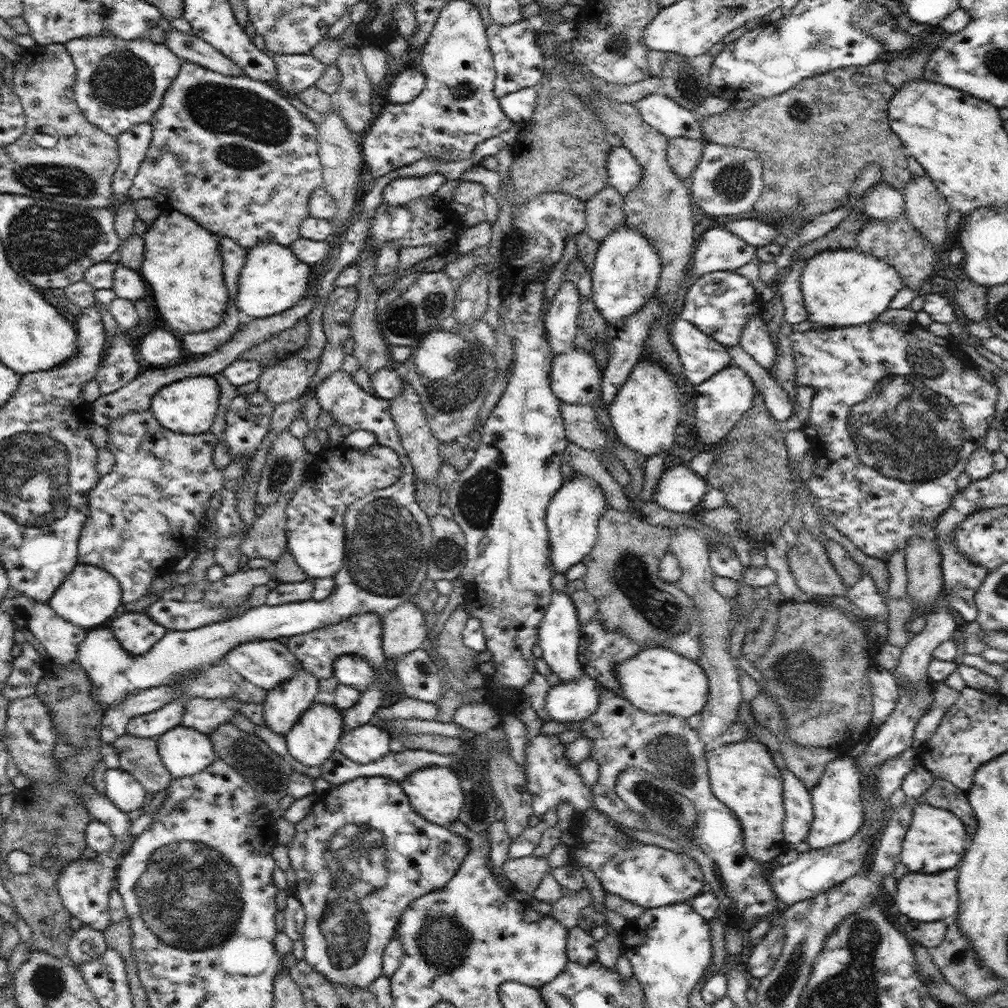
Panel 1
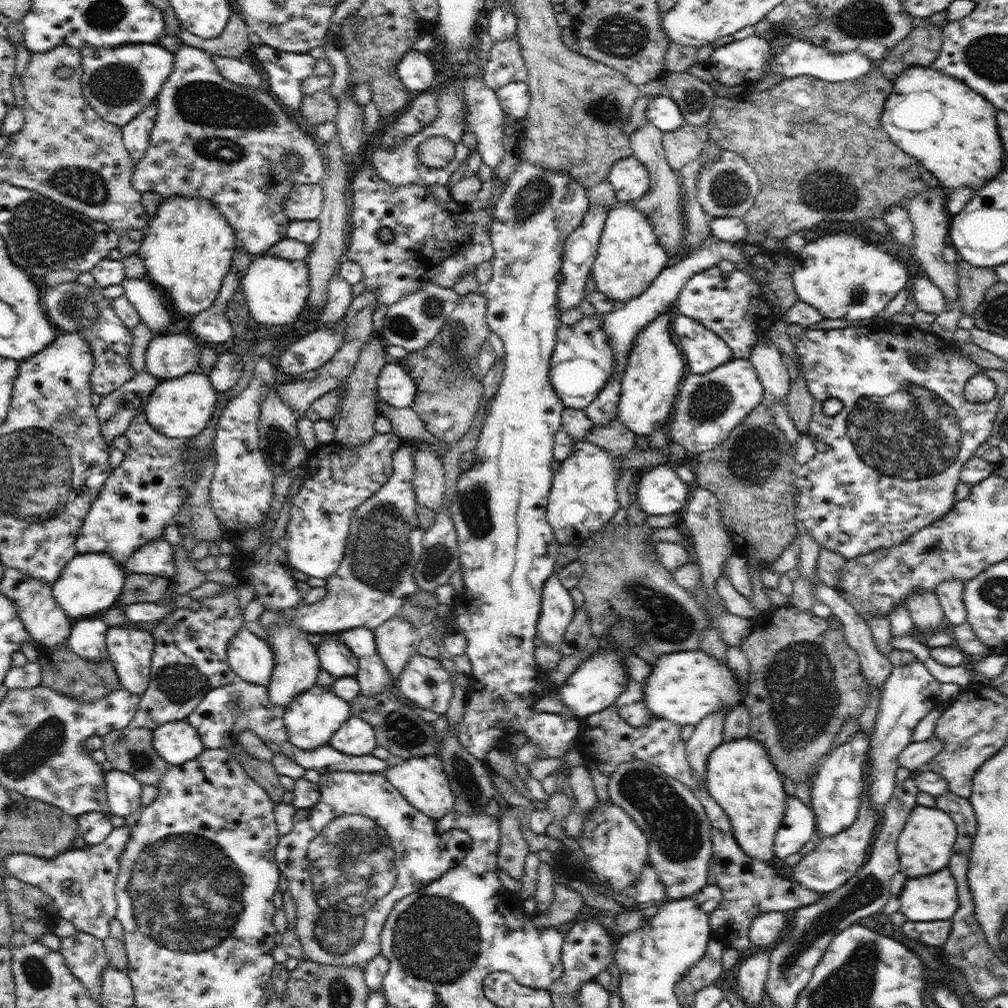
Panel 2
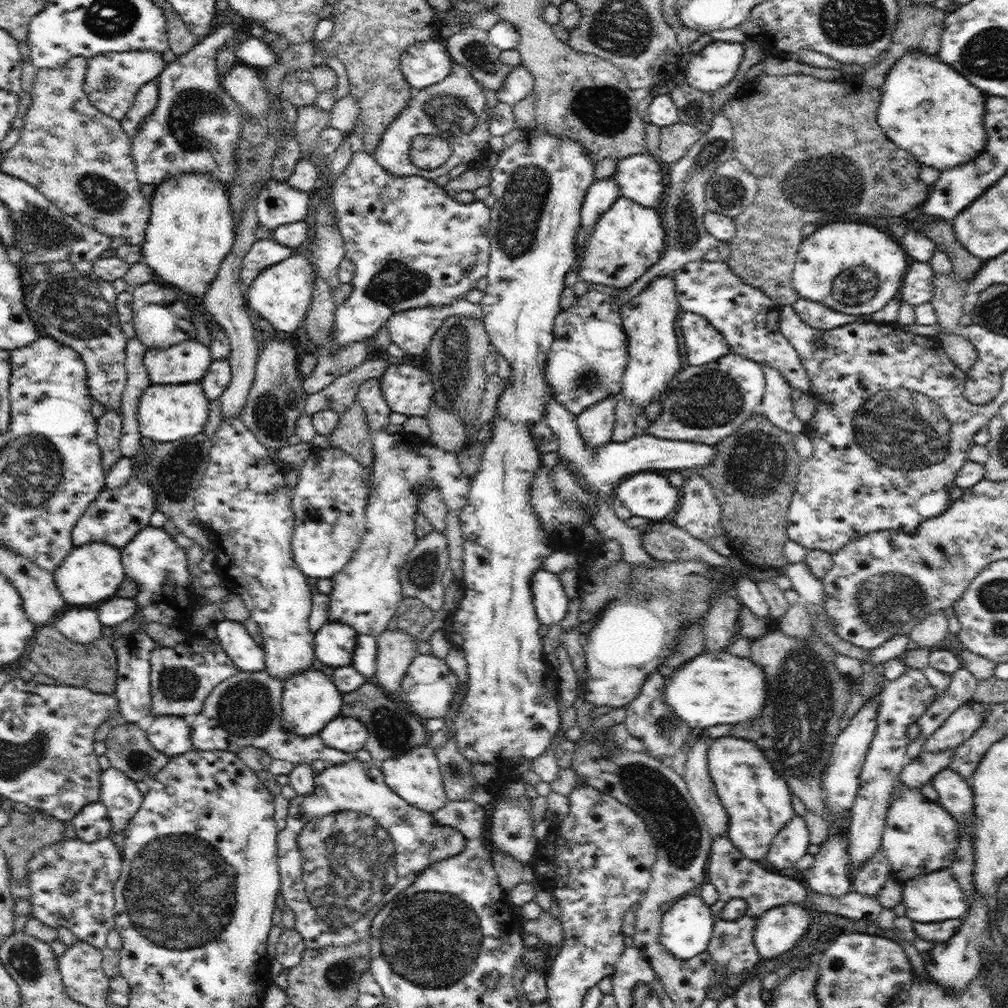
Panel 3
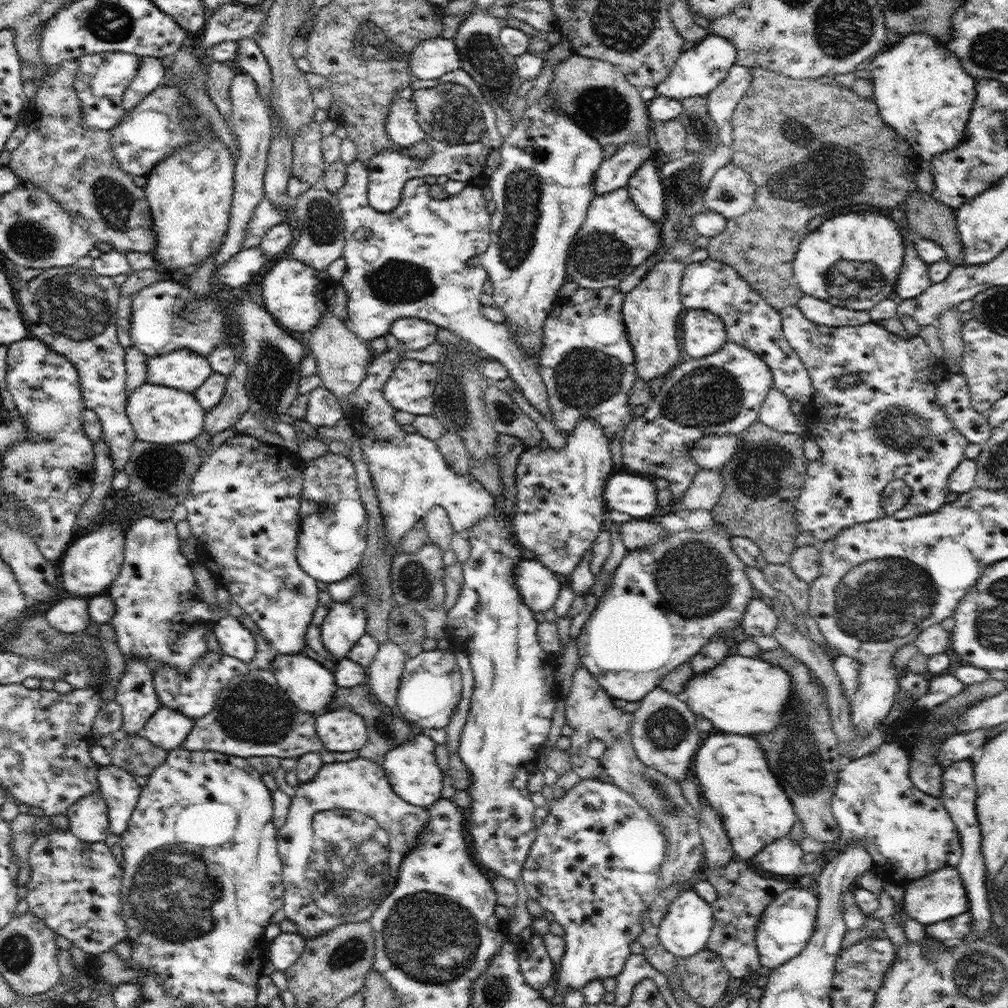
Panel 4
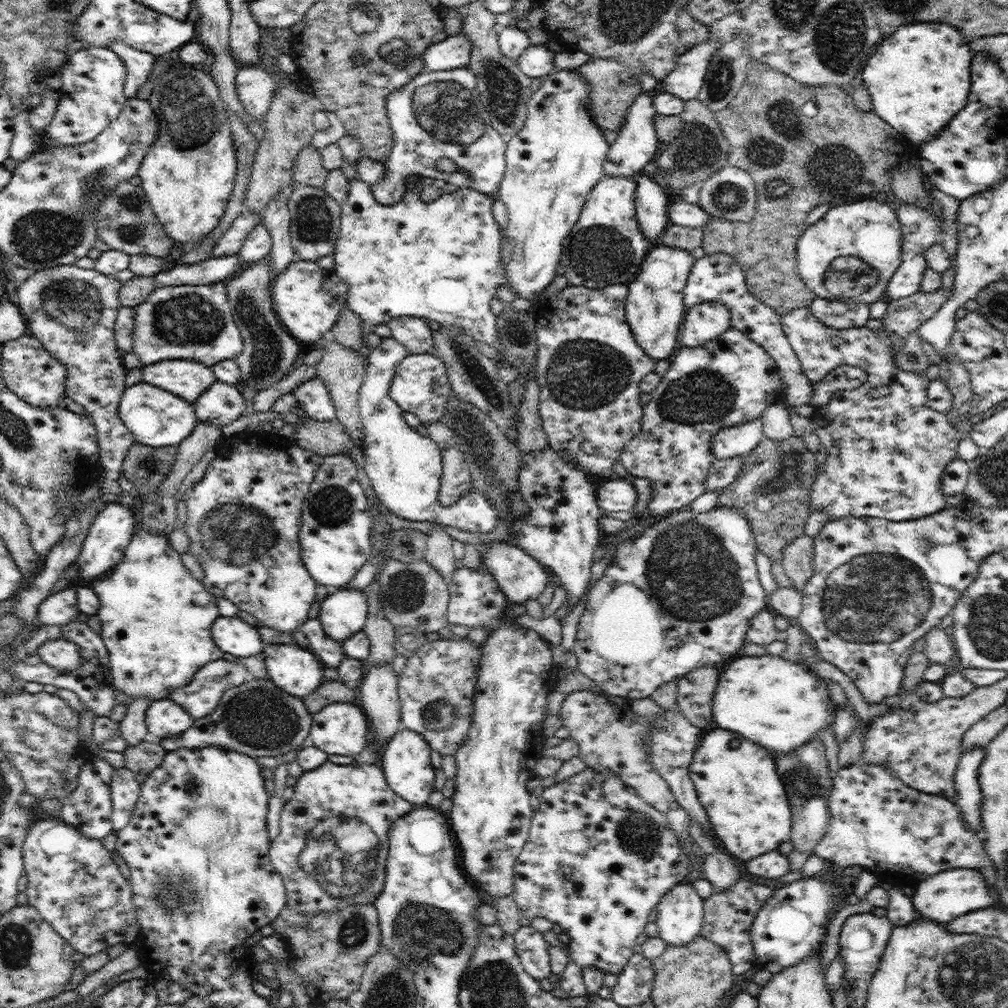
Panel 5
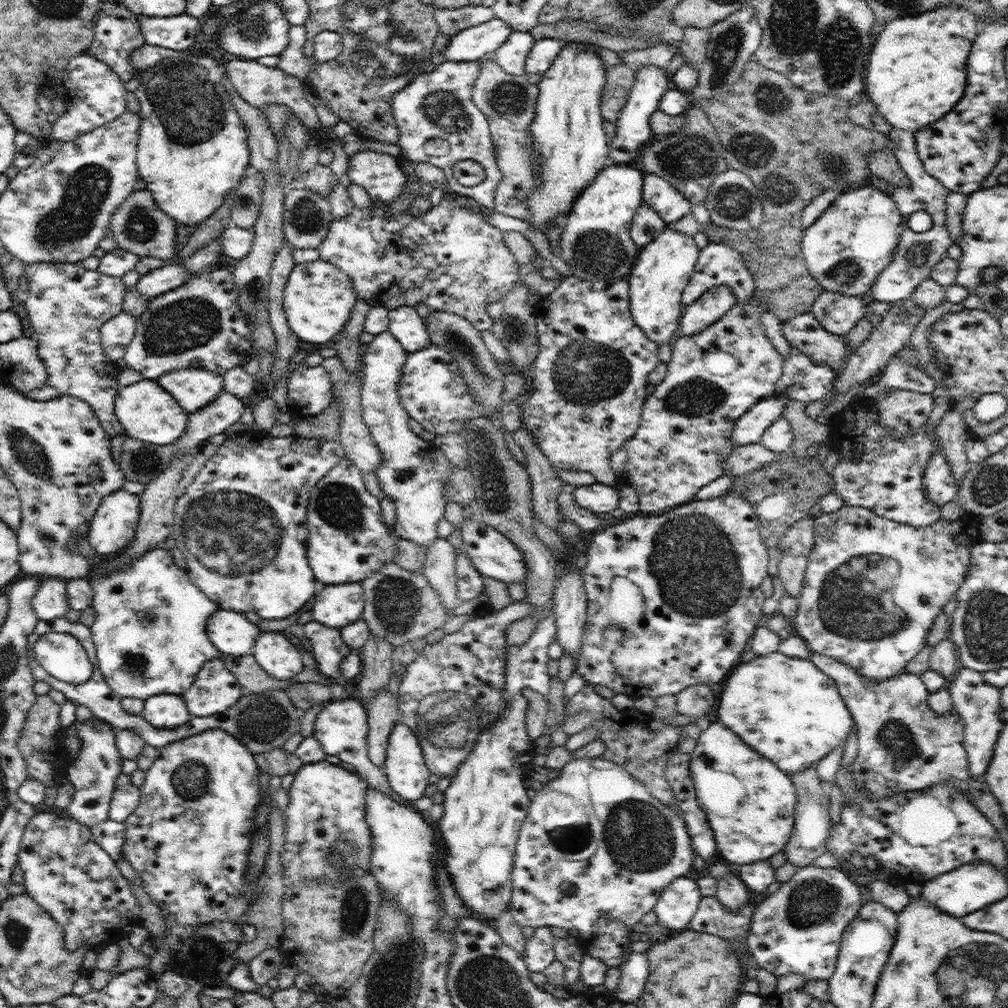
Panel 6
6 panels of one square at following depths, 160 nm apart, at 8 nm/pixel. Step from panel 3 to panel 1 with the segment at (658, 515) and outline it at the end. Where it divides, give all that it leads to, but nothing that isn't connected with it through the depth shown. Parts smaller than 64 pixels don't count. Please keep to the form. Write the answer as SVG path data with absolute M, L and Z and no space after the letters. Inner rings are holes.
M678 465L670 469L664 470L664 474L658 481L658 487L654 489L654 494L650 501L656 501L660 506L673 510L678 513L686 513L690 511L698 503L702 502L704 495L710 486L708 481L696 474L688 465Z

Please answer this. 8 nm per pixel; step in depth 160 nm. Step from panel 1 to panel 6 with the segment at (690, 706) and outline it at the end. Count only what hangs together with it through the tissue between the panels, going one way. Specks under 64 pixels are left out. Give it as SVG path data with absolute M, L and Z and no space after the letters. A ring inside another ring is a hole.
M779 650L764 656L758 655L747 663L737 663L726 677L724 690L714 710L714 718L788 774L802 772L812 763L818 764L831 750L842 750L852 727L855 726L833 678L818 670L810 659L786 656Z

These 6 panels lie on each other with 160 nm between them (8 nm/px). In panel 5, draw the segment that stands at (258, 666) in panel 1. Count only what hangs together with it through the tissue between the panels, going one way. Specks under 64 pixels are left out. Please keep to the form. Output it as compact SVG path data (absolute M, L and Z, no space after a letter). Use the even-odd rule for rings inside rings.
M220 615L214 621L211 633L216 646L218 646L223 653L228 652L240 658L254 656L255 654L262 652L265 646L265 642L262 641L262 638L258 633L258 627L250 625L237 616L228 618L227 616Z

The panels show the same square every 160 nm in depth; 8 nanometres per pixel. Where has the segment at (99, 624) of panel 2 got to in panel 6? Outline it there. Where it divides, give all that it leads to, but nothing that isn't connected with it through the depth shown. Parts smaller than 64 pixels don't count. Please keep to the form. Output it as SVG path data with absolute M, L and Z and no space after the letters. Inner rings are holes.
M45 577L32 598L32 606L39 620L54 620L70 612L65 580Z

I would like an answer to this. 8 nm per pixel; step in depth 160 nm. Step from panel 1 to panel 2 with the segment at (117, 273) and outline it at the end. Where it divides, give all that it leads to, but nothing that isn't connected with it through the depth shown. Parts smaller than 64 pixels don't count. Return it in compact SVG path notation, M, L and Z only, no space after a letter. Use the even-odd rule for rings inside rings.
M125 278L122 281L124 293L123 295L132 303L134 306L141 322L146 324L146 328L150 328L152 336L160 338L168 334L168 327L172 325L171 312L168 311L168 298L162 293L156 284L151 280L147 281L145 278Z

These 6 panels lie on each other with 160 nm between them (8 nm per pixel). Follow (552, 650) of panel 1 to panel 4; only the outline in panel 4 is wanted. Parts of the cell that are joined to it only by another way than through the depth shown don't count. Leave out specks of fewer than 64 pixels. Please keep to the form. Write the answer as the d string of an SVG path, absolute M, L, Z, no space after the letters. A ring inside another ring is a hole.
M536 559L516 563L515 579L518 594L534 612L548 612L558 598L562 584L548 567Z

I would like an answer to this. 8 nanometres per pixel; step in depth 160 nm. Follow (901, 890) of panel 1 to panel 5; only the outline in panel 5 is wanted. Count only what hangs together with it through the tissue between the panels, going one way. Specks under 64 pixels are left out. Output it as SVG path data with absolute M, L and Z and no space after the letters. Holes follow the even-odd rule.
M978 869L946 870L932 878L921 880L914 889L914 895L911 897L914 908L922 918L928 918L938 923L946 924L962 914L972 912L972 910L980 910L990 904L998 904L998 898L992 898L992 886L986 883Z

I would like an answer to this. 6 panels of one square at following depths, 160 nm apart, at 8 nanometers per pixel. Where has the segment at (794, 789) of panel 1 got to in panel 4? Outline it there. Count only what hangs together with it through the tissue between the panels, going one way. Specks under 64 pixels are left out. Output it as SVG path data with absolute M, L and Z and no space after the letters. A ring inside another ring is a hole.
M788 834L768 844L756 854L756 857L750 859L750 864L754 864L756 868L764 872L771 872L779 877L790 879L801 872L804 855L800 844L794 842Z

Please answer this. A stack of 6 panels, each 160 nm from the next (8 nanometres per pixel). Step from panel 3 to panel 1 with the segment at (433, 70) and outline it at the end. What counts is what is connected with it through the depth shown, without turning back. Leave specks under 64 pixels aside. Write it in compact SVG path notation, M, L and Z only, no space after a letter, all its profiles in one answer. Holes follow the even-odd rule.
M410 66L400 71L382 96L385 103L406 104L411 102L425 87L426 76Z

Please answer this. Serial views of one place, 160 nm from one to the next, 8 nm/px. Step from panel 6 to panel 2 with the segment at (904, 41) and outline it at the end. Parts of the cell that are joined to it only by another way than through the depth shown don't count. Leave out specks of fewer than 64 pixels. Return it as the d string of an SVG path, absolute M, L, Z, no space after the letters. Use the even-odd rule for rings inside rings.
M933 64L911 66L896 75L892 81L893 89L881 116L882 126L906 154L916 158L938 179L945 190L956 190L963 186L980 190L1007 166L1004 145L997 129L998 109L984 96L972 90L965 82L940 72Z

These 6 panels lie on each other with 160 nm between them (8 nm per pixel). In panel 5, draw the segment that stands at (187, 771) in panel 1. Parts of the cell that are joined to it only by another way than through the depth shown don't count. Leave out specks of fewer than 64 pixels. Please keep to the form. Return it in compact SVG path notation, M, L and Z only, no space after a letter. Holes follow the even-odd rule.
M168 698L154 700L146 711L147 732L150 739L160 742L188 730L195 719L183 706Z

